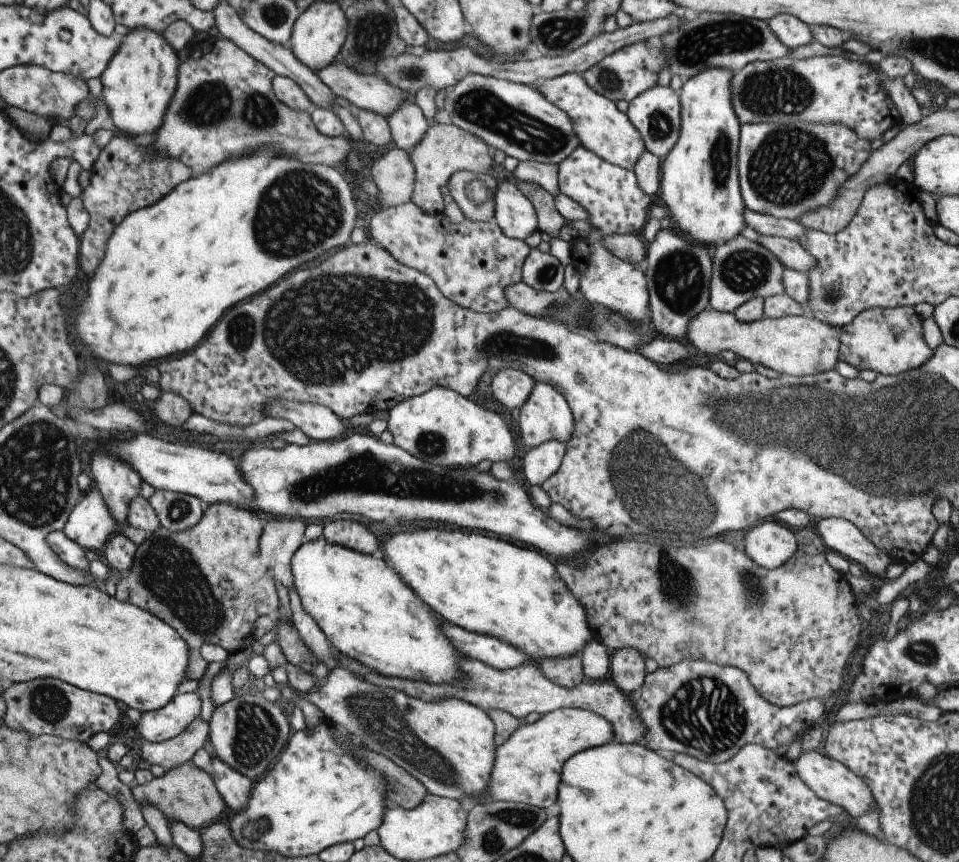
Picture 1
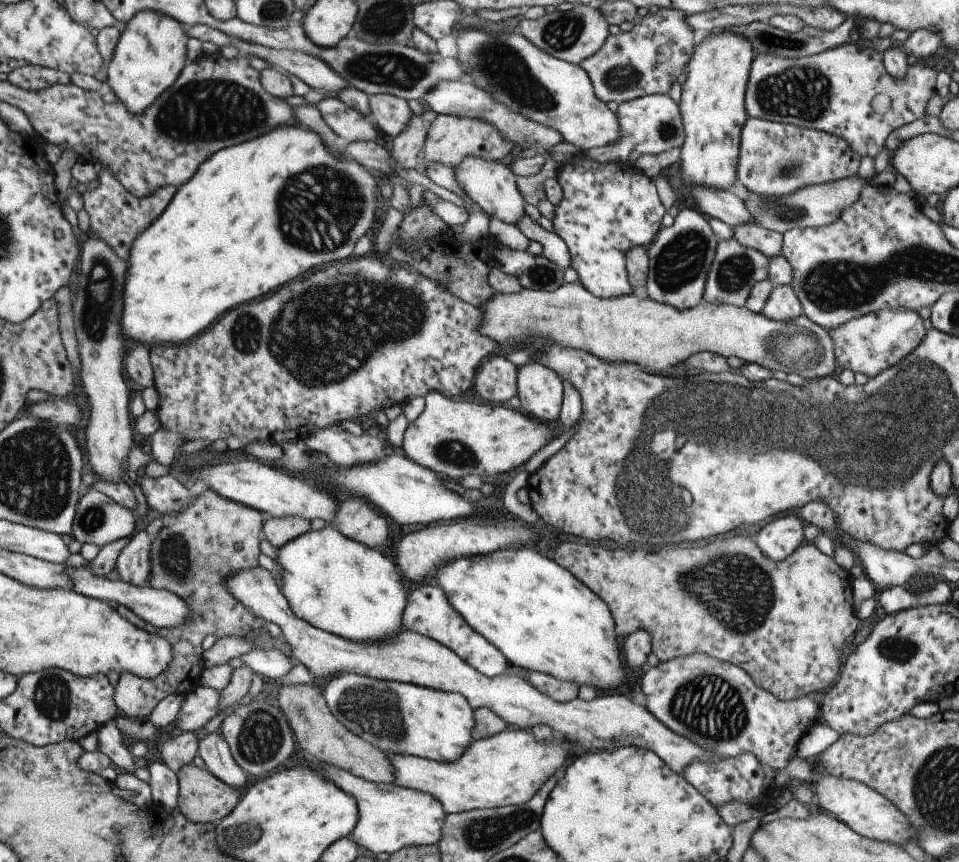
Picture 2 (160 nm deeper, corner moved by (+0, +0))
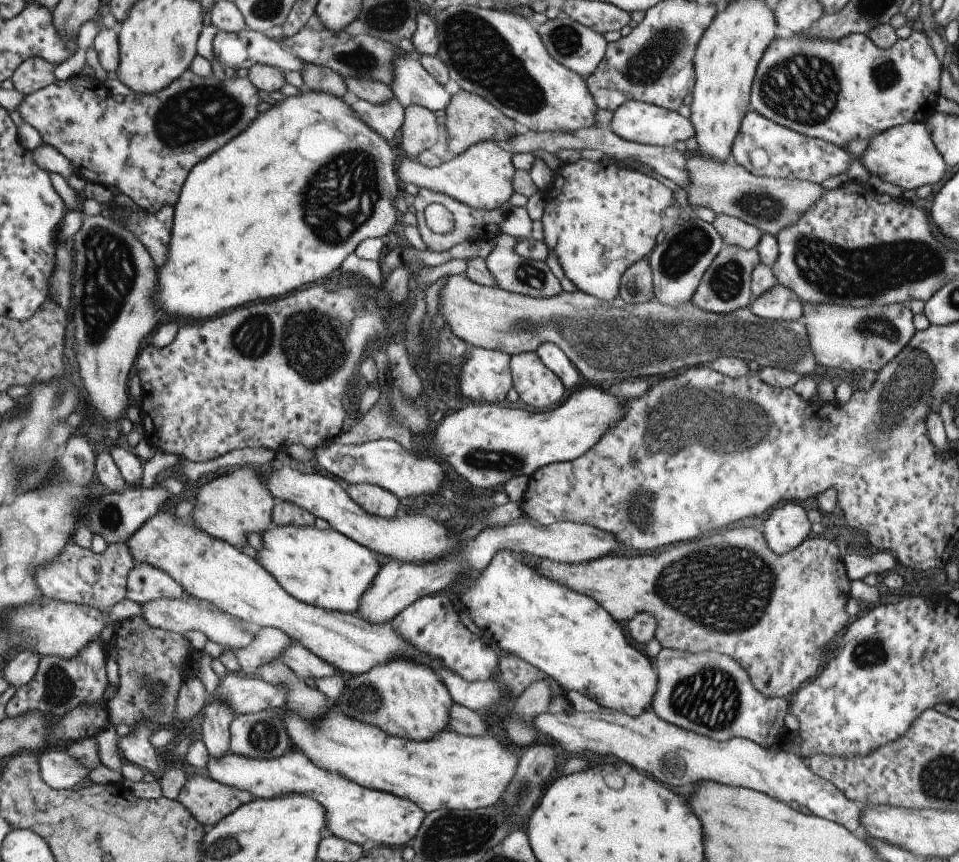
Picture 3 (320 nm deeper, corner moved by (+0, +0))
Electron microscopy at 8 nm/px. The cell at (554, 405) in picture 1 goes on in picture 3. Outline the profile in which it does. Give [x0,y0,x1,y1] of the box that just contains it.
[509,351,567,408]

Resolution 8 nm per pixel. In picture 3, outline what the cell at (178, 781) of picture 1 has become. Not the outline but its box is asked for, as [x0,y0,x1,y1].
[175,772,252,827]

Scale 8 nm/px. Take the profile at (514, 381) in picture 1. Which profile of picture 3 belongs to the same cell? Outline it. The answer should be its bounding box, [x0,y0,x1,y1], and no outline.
[459,346,512,402]

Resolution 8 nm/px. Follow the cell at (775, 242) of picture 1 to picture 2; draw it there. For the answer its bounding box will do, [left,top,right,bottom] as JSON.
[732,223,782,258]

